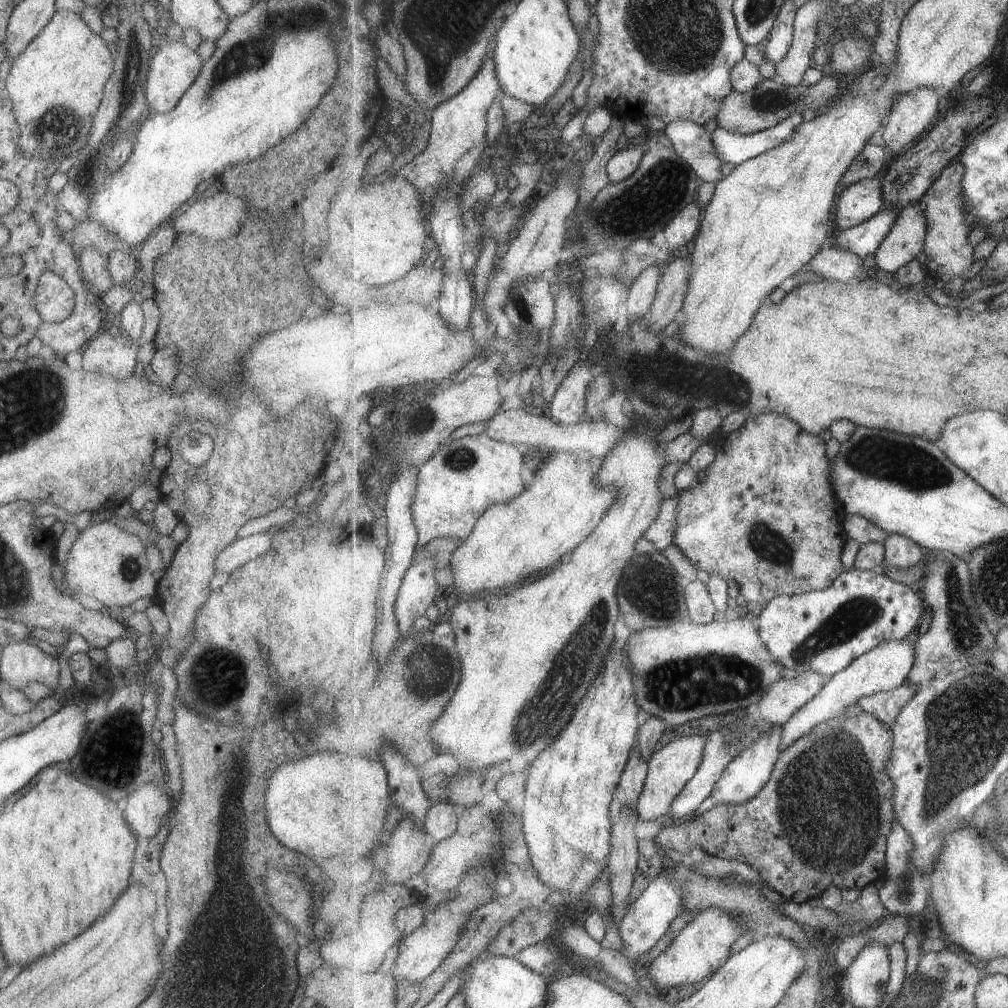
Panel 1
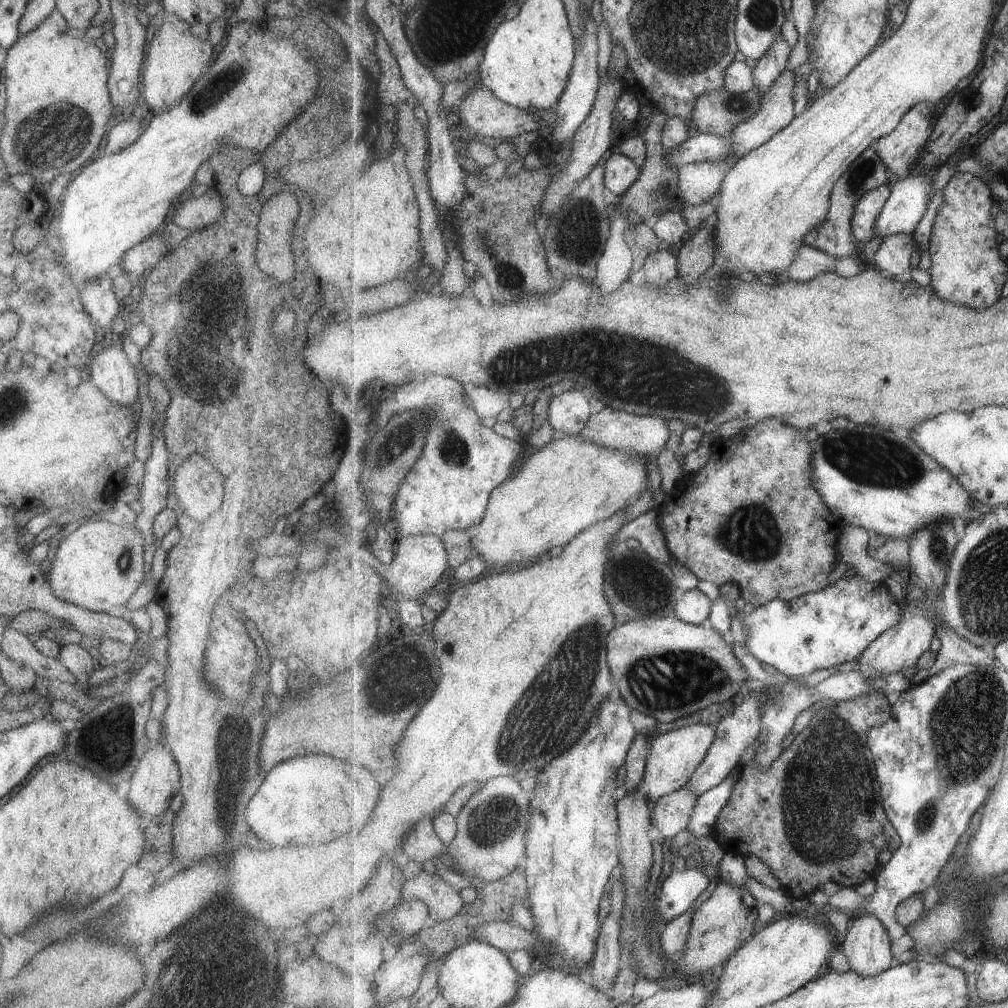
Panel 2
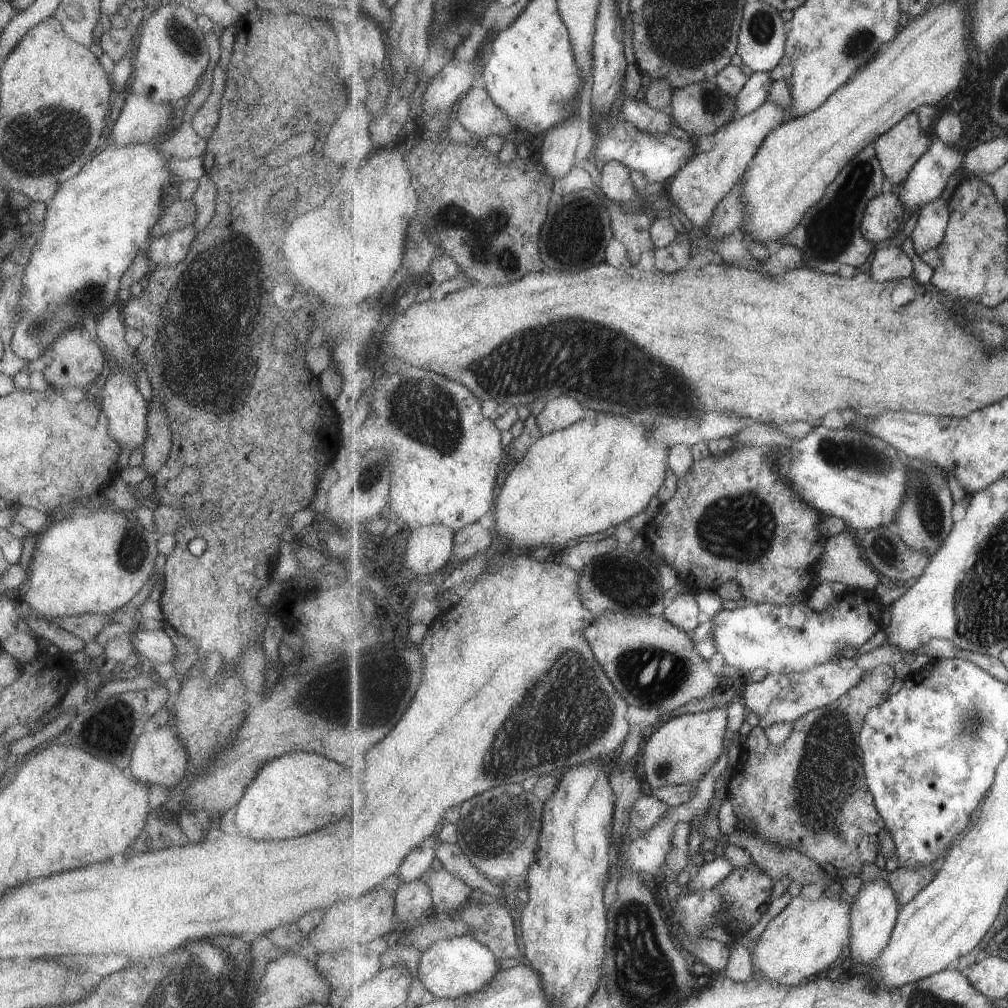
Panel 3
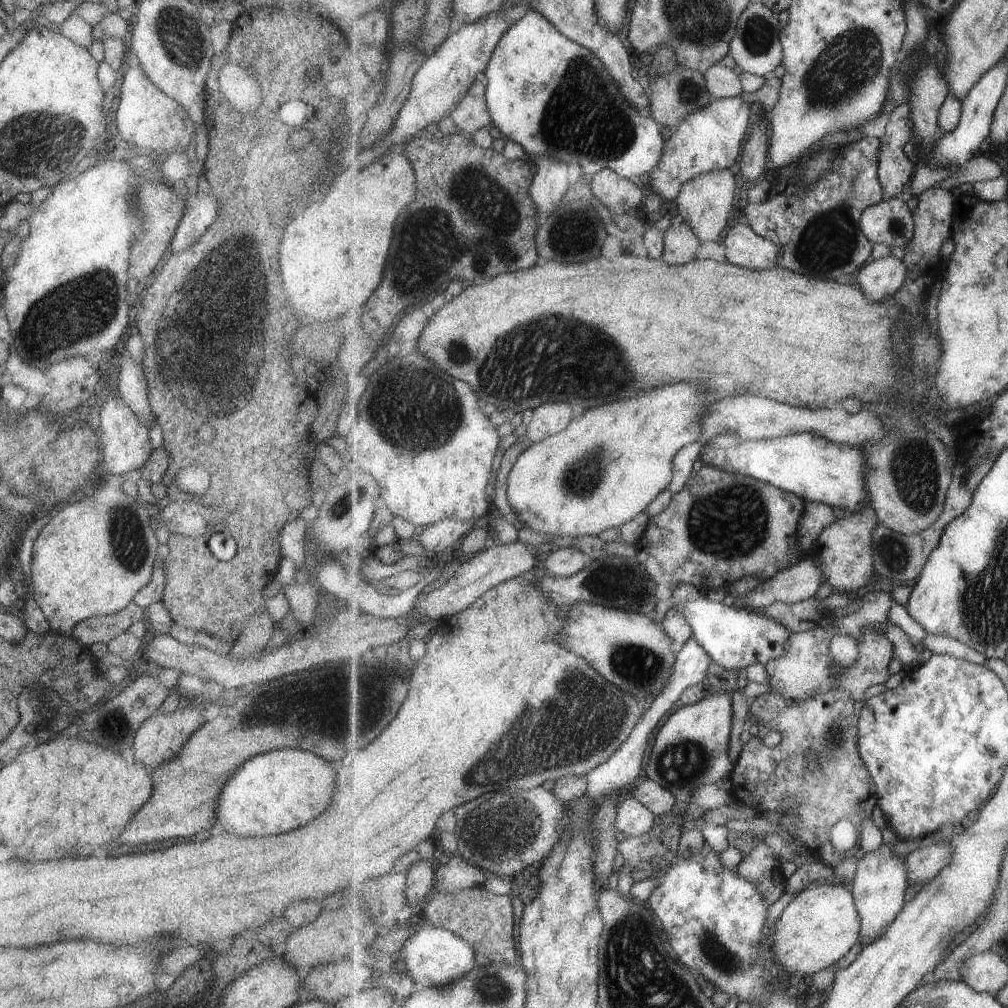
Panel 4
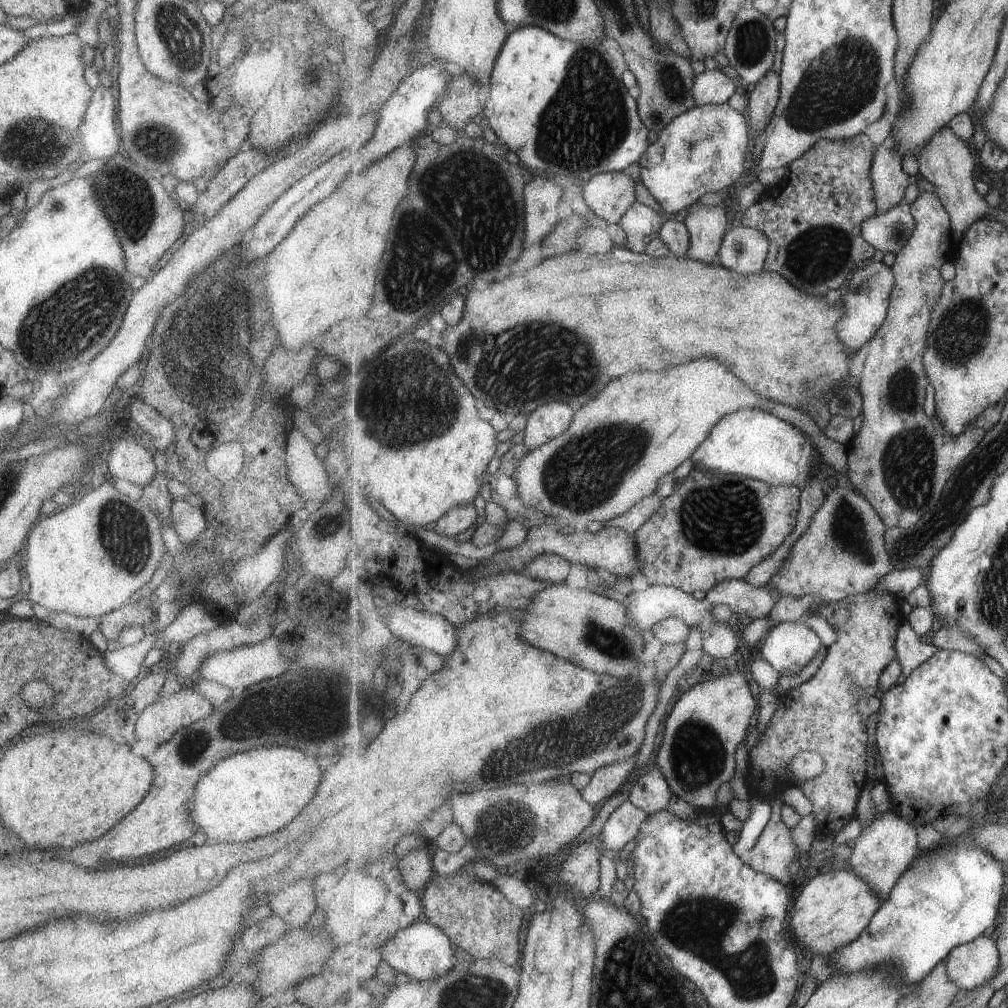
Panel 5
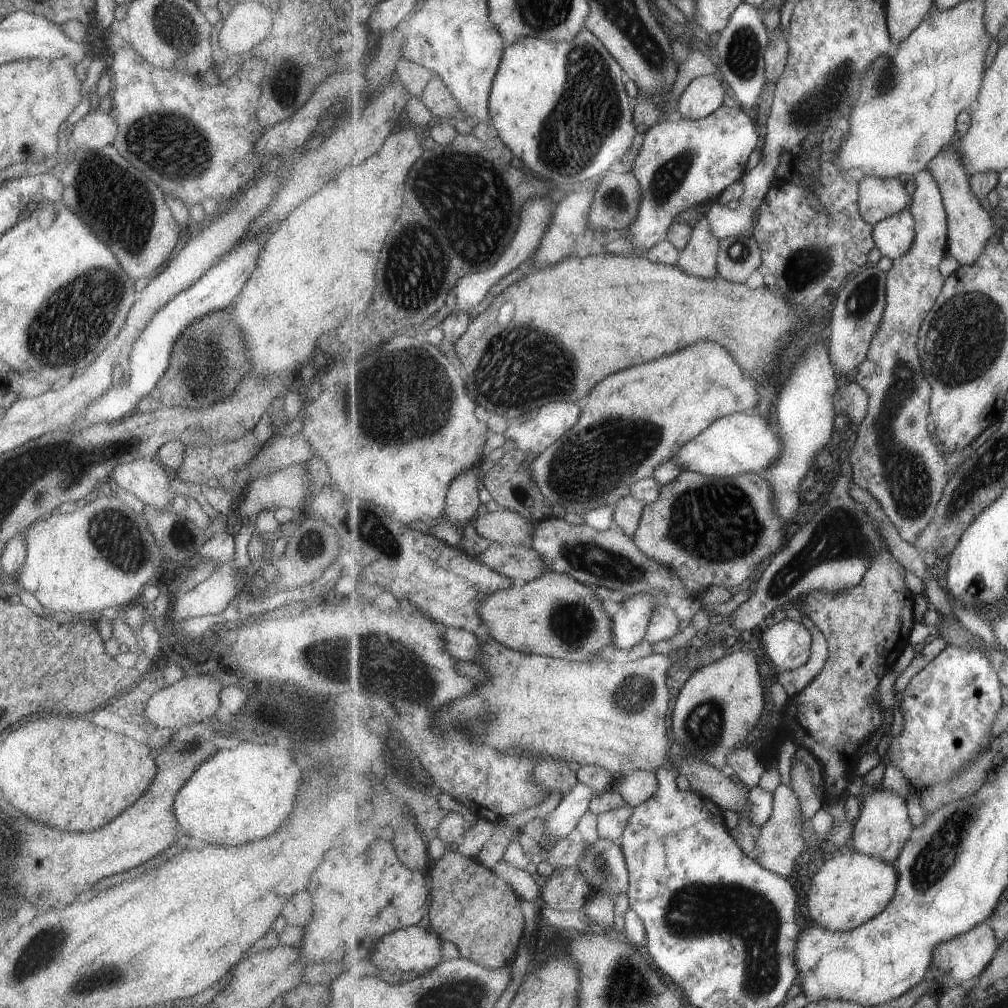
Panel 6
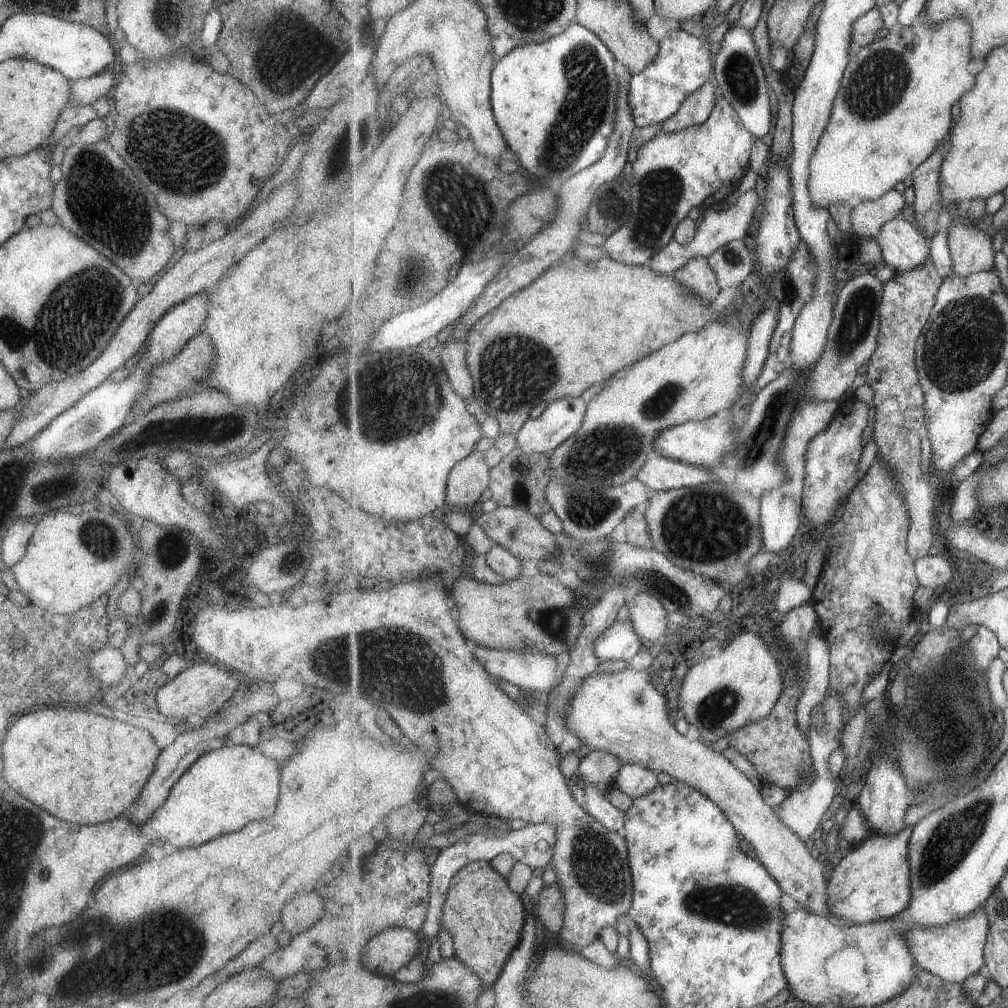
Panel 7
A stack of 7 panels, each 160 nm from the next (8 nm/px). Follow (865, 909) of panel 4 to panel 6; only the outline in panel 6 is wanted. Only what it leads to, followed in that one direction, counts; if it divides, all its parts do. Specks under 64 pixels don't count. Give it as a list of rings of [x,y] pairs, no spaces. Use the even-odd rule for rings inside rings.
[[[881,786],[876,787],[871,790],[871,794],[867,795],[861,806],[860,815],[855,820],[852,832],[854,850],[870,857],[877,857],[879,860],[893,865],[904,851],[914,828],[905,799],[899,798]]]

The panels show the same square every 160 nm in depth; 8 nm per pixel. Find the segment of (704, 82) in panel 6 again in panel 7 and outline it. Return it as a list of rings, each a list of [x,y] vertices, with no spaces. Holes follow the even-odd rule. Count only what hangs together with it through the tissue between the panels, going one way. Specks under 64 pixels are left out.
[[[709,82],[692,92],[681,103],[679,110],[661,124],[659,133],[679,132],[687,127],[705,122],[711,116],[716,105],[715,88]]]

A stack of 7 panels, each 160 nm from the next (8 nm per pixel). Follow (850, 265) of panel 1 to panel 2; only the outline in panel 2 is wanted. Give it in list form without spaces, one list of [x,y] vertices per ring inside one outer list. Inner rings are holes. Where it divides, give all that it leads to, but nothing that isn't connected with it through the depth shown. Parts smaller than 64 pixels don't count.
[[[811,245],[801,246],[793,264],[786,273],[793,280],[805,280],[809,282],[823,273],[837,270],[837,259],[823,250]]]

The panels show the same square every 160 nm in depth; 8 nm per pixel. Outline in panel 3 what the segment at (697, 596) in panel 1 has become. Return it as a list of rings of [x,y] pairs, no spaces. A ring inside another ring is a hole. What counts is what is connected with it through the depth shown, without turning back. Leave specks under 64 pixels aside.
[[[692,591],[682,592],[668,603],[663,616],[677,628],[691,634],[704,619],[699,602]]]

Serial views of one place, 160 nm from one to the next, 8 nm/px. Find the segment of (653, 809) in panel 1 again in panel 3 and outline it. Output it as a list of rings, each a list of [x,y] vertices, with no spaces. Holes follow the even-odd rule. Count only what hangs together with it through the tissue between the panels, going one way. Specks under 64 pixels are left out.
[[[713,708],[665,720],[644,747],[644,773],[648,784],[653,789],[660,789],[703,780],[723,754],[723,742],[729,724],[727,716],[727,709]]]

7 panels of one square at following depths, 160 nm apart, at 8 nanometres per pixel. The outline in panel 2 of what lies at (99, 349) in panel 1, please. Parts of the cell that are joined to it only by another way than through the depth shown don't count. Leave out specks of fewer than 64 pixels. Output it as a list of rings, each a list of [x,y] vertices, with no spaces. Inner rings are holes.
[[[106,341],[103,348],[97,352],[88,364],[89,377],[93,384],[106,396],[107,399],[123,407],[131,407],[135,397],[137,397],[137,375],[131,362],[121,349],[121,344],[110,344]]]

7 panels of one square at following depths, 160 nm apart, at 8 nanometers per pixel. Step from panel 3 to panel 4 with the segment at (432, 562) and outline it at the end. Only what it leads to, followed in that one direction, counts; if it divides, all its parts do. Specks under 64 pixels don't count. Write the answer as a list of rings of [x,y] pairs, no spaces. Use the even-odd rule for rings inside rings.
[[[446,519],[427,527],[418,537],[419,542],[427,551],[437,552],[439,555],[451,548],[459,538],[463,538],[471,530],[470,521]]]

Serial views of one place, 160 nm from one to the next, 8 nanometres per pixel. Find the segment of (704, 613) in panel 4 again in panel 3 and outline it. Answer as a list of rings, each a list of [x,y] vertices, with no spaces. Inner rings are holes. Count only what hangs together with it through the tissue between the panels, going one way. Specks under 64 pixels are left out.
[[[848,588],[844,594],[835,596],[835,602],[828,606],[826,612],[814,612],[806,602],[796,605],[751,602],[736,609],[721,609],[711,619],[715,621],[714,635],[718,652],[727,664],[738,668],[740,673],[746,670],[753,672],[755,668],[764,668],[770,673],[800,673],[820,664],[835,661],[839,656],[851,655],[865,642],[869,642],[883,628],[881,622],[885,605],[881,591]]]

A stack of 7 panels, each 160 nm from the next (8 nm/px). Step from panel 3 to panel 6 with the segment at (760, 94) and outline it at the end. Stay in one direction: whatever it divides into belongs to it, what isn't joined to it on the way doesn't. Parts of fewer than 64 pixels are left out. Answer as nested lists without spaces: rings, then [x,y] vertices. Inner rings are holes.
[[[725,105],[700,119],[674,116],[653,125],[646,133],[643,146],[633,163],[633,172],[640,180],[643,196],[639,216],[624,238],[627,243],[630,242],[637,252],[649,252],[657,243],[667,239],[669,227],[681,212],[695,205],[716,202],[733,182],[742,179],[749,172],[749,159],[759,144],[759,138],[761,136],[757,132],[757,126],[747,112],[743,112],[740,107]]]

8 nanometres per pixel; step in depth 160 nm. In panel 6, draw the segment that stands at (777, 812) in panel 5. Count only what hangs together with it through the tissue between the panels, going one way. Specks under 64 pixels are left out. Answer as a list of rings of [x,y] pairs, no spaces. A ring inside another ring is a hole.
[[[780,784],[773,791],[774,794],[774,811],[769,819],[761,828],[758,846],[764,851],[757,861],[759,861],[766,869],[780,874],[782,877],[792,879],[793,870],[795,870],[795,862],[801,856],[801,852],[805,849],[813,849],[805,844],[803,834],[801,834],[801,819],[804,814],[800,809],[800,801],[798,796],[788,787]]]

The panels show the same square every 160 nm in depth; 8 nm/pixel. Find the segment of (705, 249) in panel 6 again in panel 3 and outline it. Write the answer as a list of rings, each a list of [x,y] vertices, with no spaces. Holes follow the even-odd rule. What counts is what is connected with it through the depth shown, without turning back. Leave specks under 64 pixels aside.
[[[768,100],[757,110],[728,123],[726,129],[715,132],[713,148],[695,155],[681,167],[672,180],[670,200],[674,208],[681,210],[693,226],[709,225],[714,210],[746,173],[750,162],[756,157],[758,148],[776,128],[788,120],[789,113],[790,110],[784,106]]]

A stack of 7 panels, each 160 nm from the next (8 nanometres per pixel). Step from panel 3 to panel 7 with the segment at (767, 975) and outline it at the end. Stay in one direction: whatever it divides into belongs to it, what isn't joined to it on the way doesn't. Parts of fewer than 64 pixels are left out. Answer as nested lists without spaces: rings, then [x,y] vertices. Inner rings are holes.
[[[909,825],[893,836],[868,835],[833,866],[828,884],[828,902],[832,905],[831,920],[834,919],[841,926],[853,923],[872,923],[894,917],[909,906],[912,900],[912,864],[909,858],[909,841],[913,831],[914,826]]]

